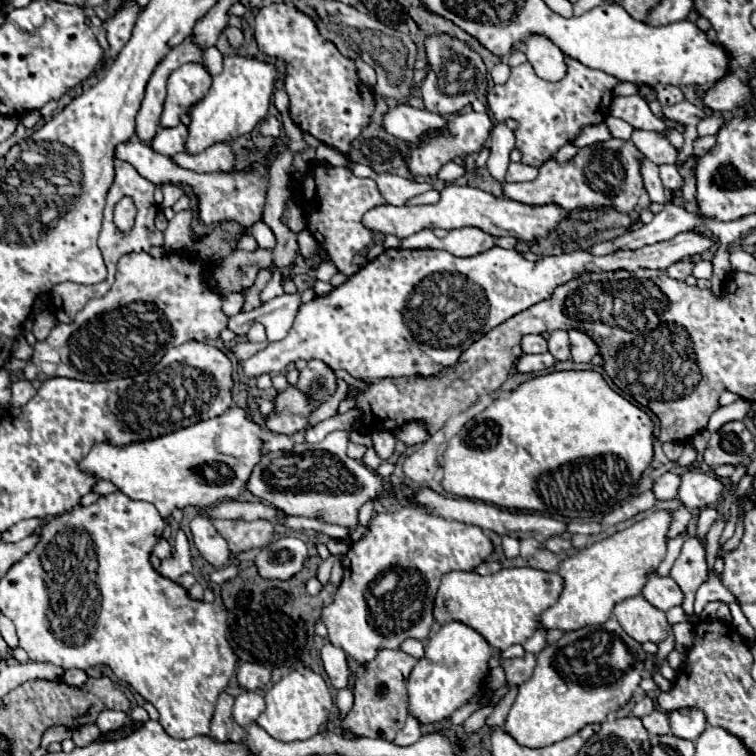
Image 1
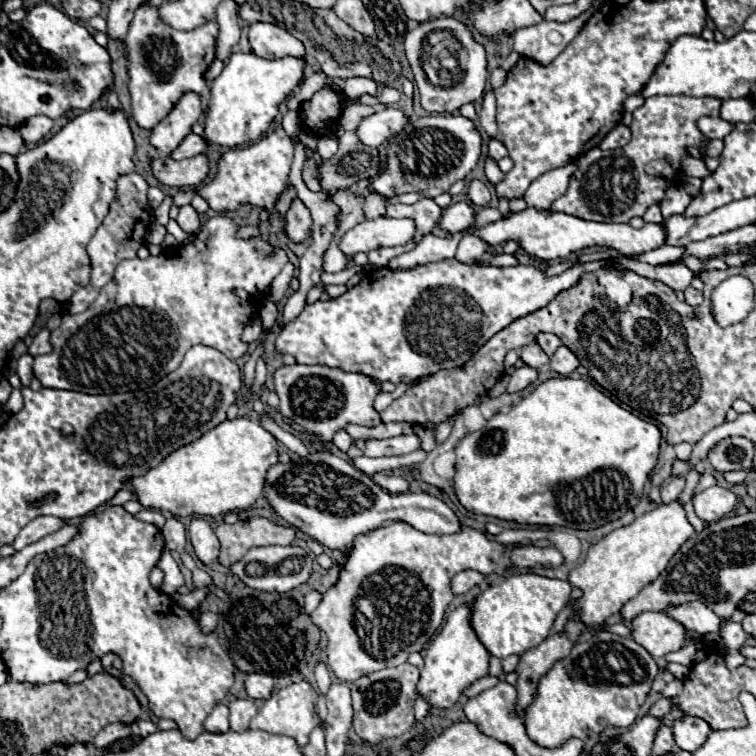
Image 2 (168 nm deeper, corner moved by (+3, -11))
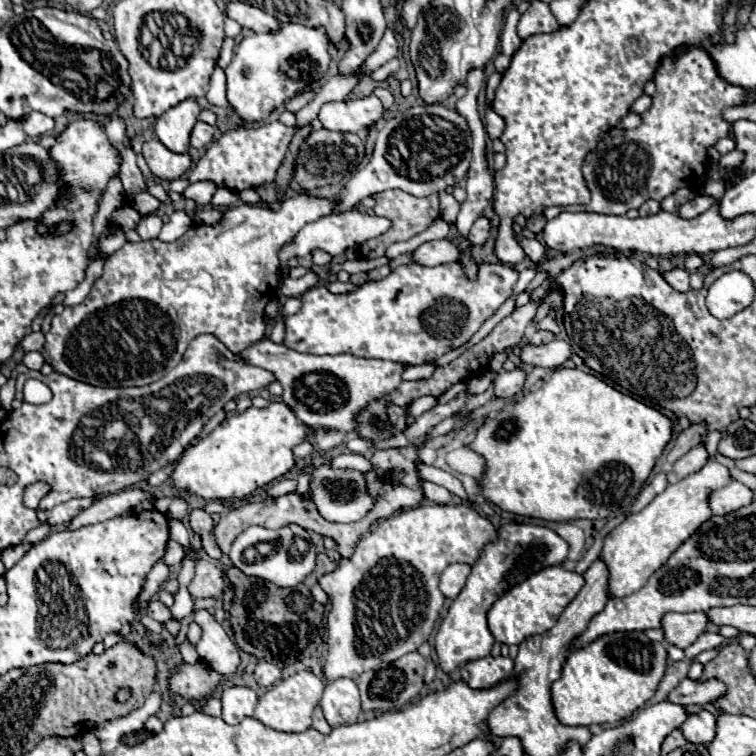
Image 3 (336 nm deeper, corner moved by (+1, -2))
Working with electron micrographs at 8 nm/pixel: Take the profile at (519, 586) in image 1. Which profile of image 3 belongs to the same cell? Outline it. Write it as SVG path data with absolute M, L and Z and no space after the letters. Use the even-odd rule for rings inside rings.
M546 567L532 577L528 577L522 585L516 585L508 593L504 593L490 609L488 623L496 641L506 645L520 645L524 639L532 635L540 635L554 627L556 619L564 611L564 607L578 595L584 585L584 577L576 571L564 571L562 567Z

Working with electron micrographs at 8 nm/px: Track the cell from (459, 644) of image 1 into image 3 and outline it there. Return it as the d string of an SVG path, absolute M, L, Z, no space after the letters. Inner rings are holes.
M528 523L502 525L498 529L498 541L484 545L476 563L472 565L464 589L452 601L446 617L442 619L442 625L436 634L438 665L450 673L458 665L470 659L480 659L490 655L490 649L496 639L488 629L486 615L492 603L502 593L510 591L512 587L520 585L524 579L528 579L528 575L534 575L544 567L560 565L566 559L566 555L568 555L568 543L556 531L544 525L528 525Z

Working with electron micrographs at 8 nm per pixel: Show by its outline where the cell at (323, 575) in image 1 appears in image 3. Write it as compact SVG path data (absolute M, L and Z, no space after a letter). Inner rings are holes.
M328 463L320 465L310 479L310 489L314 495L314 503L324 515L324 519L334 523L352 523L366 517L366 513L372 509L374 499L366 493L366 479L360 471L354 469L332 469Z

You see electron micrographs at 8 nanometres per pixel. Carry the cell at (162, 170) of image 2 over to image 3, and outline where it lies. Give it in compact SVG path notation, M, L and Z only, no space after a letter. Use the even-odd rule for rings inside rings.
M156 139L146 141L142 145L142 155L144 155L152 175L160 181L174 181L174 179L182 177L184 171L188 171L192 165L192 161L186 153L184 155L172 153Z

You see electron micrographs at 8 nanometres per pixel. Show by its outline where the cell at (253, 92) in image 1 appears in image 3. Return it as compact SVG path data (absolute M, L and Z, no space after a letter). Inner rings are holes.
M280 23L278 31L252 33L238 45L232 63L226 67L228 77L228 101L244 121L262 121L284 101L304 91L306 83L320 81L330 65L330 39L324 27L304 27L298 23ZM286 65L308 65L308 75L300 73L294 81L292 73L284 71Z

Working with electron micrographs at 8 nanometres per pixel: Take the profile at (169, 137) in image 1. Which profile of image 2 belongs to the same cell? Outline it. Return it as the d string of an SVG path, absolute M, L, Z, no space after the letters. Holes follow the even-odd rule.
M188 134L182 142L180 142L180 146L174 150L174 152L170 152L168 156L170 158L174 158L174 160L182 160L182 158L192 158L192 156L198 156L198 154L202 154L204 150L206 150L206 140L202 140L202 136L196 136L196 134Z

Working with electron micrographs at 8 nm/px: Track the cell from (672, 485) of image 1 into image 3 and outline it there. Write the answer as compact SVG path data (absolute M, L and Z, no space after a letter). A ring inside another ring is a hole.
M698 443L696 447L692 447L684 457L680 457L672 471L668 473L668 483L676 483L684 477L688 477L690 473L696 473L700 467L704 467L704 463L708 461L708 451L702 443Z

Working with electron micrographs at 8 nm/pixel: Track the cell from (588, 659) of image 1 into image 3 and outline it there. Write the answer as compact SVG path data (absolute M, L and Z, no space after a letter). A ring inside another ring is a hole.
M626 631L604 635L586 649L572 651L562 667L562 677L552 685L552 703L564 725L618 723L640 709L656 691L666 671L666 645L650 641L644 633Z

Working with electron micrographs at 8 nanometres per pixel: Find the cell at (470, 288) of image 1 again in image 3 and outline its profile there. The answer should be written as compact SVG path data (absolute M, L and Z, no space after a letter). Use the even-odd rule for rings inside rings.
M416 263L396 267L388 277L374 283L364 283L356 291L346 295L334 295L326 289L324 283L308 289L300 301L302 307L298 313L284 319L284 345L298 353L312 355L336 355L350 353L366 359L390 359L404 365L422 365L434 361L436 357L462 347L480 325L490 319L498 307L510 297L514 283L518 281L518 271L502 263L484 263L480 265L478 279L470 281L458 263L444 263L438 267L422 267Z

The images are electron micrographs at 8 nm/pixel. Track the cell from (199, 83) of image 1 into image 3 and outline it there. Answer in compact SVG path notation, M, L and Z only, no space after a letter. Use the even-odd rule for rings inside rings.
M186 99L176 107L168 109L164 115L156 119L154 125L154 133L158 141L174 153L188 153L190 133L198 121L198 115L200 115L200 107L194 99Z

